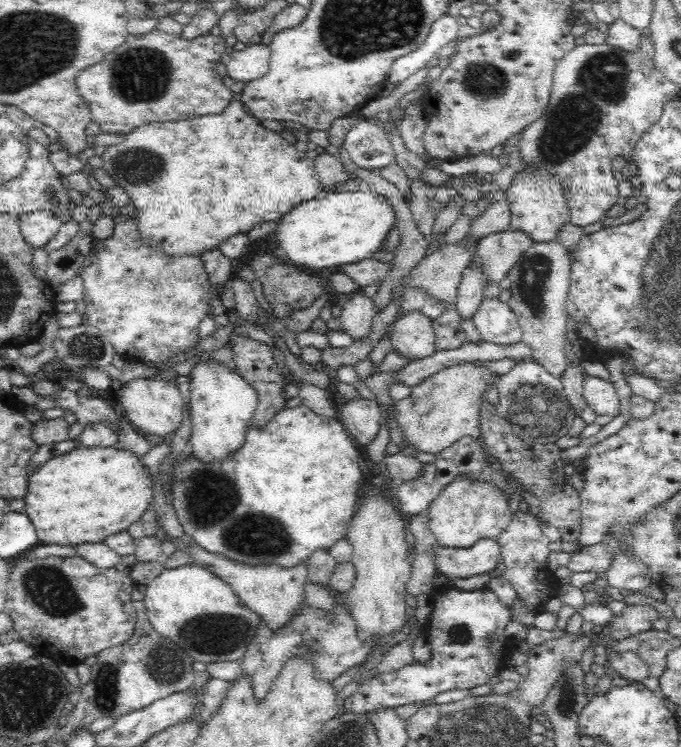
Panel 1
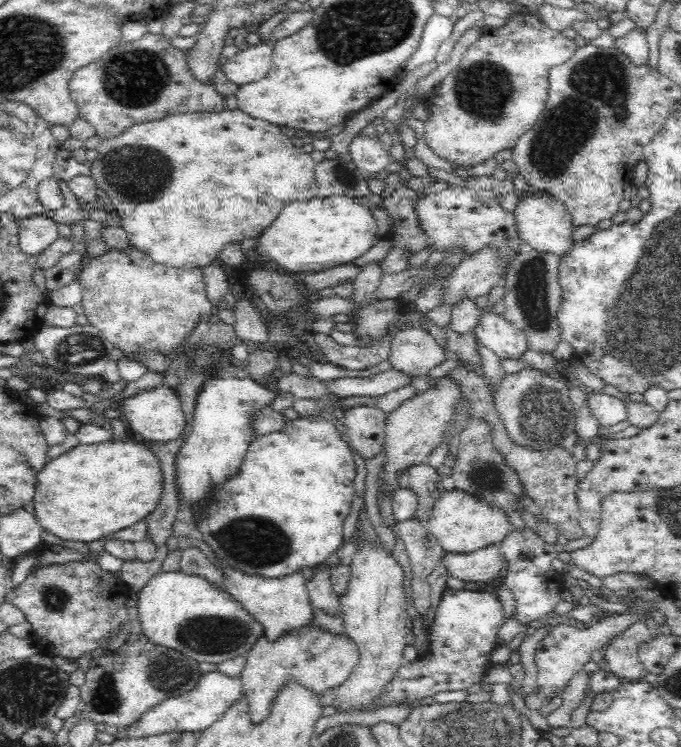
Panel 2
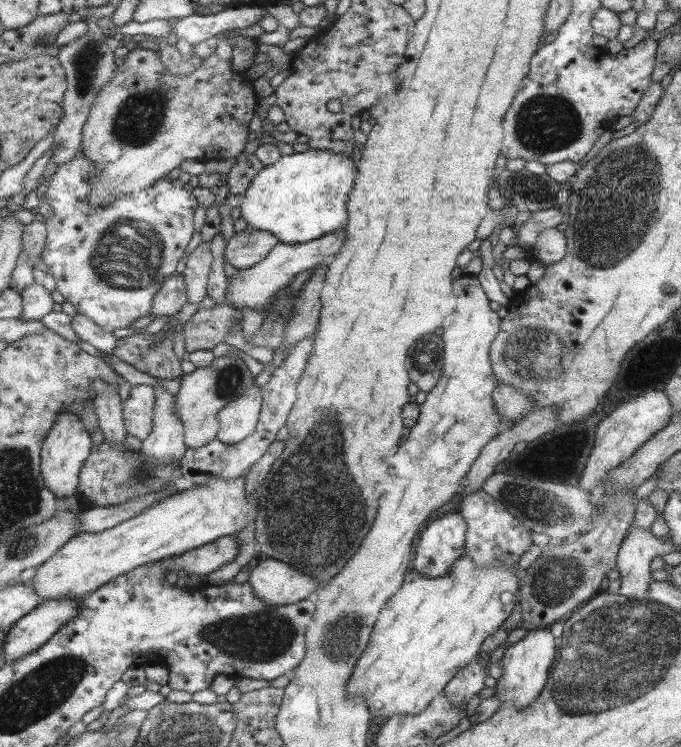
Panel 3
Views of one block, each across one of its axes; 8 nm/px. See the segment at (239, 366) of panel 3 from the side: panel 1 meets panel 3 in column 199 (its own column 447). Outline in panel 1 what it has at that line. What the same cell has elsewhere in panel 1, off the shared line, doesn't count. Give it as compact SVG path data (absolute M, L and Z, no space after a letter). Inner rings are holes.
M474 361L442 369L412 386L410 396L412 396L412 404L414 404L414 414L412 412L398 412L402 432L408 438L408 442L412 446L416 446L419 451L433 455L440 450L444 450L463 436L470 435L475 439L478 438L481 434L480 410L484 406L484 394L488 392L497 376L488 365L484 365L481 361Z

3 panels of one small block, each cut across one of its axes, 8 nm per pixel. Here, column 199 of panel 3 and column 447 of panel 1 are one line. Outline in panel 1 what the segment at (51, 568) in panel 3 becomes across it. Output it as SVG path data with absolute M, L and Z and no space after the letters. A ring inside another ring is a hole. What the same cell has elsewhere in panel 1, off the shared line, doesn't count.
M464 475L456 477L440 492L438 499L429 506L427 526L434 534L438 544L457 549L468 548L482 538L495 539L502 530L506 530L512 520L509 496L500 490L495 482L488 480L472 481Z

